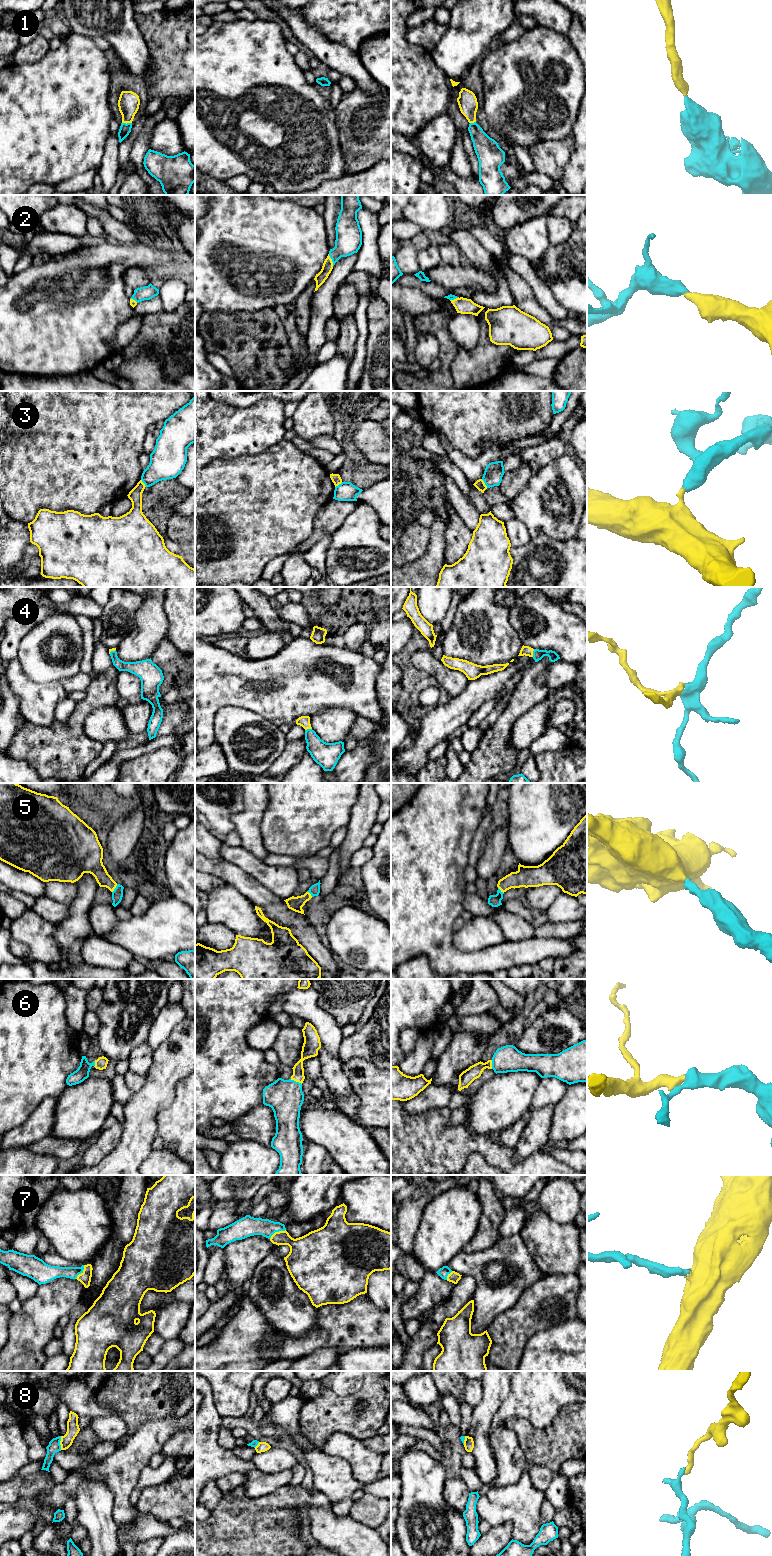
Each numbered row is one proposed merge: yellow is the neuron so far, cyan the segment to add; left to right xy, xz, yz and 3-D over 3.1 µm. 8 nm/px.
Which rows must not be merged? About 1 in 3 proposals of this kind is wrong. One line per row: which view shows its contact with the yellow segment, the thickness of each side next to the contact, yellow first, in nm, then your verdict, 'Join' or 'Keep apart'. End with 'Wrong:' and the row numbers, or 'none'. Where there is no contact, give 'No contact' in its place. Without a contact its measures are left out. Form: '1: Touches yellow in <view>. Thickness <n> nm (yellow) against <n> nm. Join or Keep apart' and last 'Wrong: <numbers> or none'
1: Touches yellow in xy. Thickness 170 nm (yellow) against 90 nm. Join
2: Touches yellow in xz. Thickness 90 nm (yellow) against 220 nm. Join
3: Touches yellow in yz. Thickness 80 nm (yellow) against 160 nm. Keep apart
4: Touches yellow in yz. Thickness 80 nm (yellow) against 80 nm. Join
5: Touches yellow in xy. Thickness 140 nm (yellow) against 90 nm. Join
6: Touches yellow in xz. Thickness 100 nm (yellow) against 280 nm. Join
7: Touches yellow in xz. Thickness 200 nm (yellow) against 160 nm. Join
8: Touches yellow in xy. Thickness 100 nm (yellow) against 100 nm. Keep apart
Wrong: 3, 8

